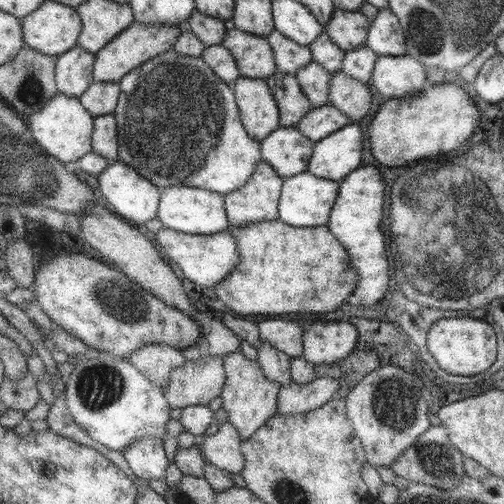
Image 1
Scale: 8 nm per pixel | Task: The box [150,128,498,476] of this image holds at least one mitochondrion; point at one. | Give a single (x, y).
(394, 412)

